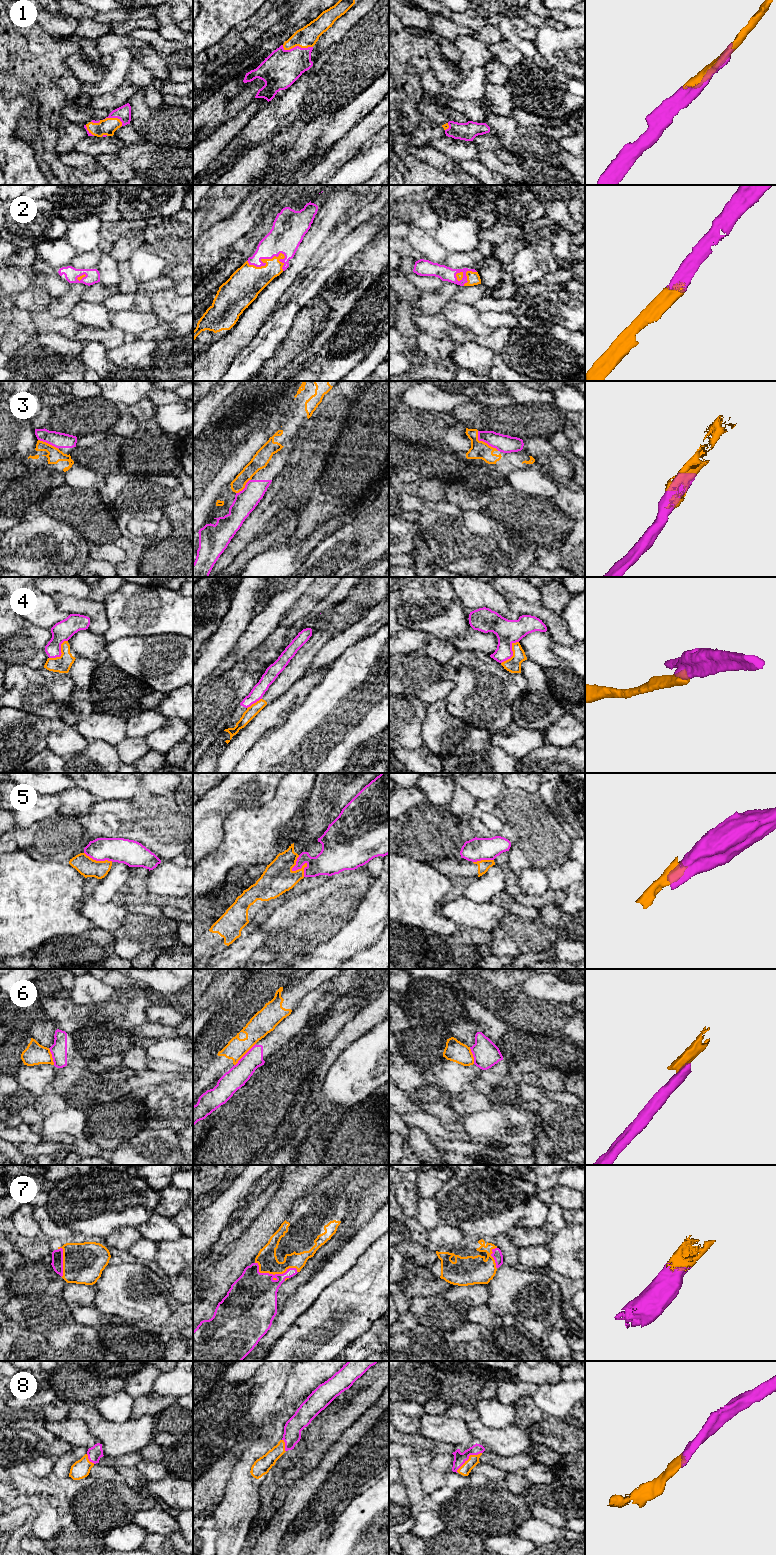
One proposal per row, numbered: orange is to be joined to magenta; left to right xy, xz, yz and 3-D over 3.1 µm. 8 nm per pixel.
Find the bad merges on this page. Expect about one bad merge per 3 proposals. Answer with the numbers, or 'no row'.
3, 4, 5, 6

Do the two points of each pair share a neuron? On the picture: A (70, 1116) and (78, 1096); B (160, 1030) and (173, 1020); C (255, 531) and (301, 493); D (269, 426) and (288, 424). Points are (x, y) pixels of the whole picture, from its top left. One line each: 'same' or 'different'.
A: different
B: different
C: same
D: different

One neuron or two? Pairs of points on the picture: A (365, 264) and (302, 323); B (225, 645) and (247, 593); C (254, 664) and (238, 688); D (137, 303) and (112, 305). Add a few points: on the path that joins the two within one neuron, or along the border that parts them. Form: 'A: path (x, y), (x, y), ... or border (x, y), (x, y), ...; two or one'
A: path (363, 285), (334, 315), (331, 321), (323, 324); one
B: path (228, 632), (240, 615), (243, 606); one
C: border (270, 664), (265, 664), (257, 671), (246, 671); two
D: path (131, 303), (118, 303); one

